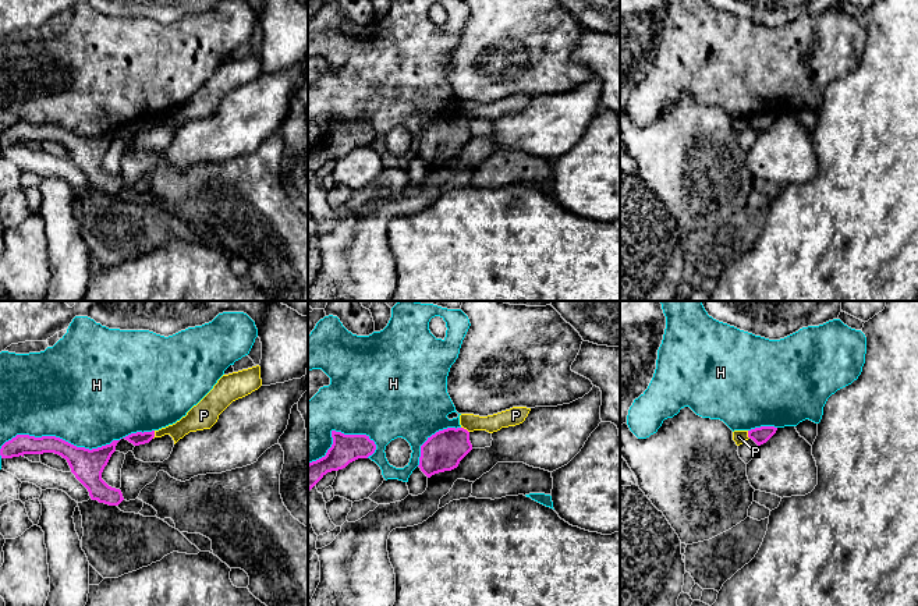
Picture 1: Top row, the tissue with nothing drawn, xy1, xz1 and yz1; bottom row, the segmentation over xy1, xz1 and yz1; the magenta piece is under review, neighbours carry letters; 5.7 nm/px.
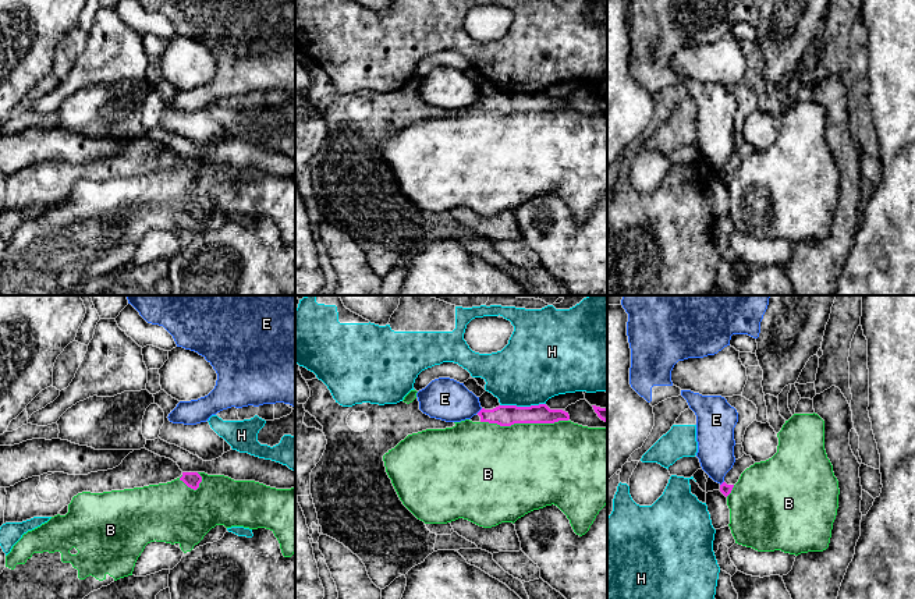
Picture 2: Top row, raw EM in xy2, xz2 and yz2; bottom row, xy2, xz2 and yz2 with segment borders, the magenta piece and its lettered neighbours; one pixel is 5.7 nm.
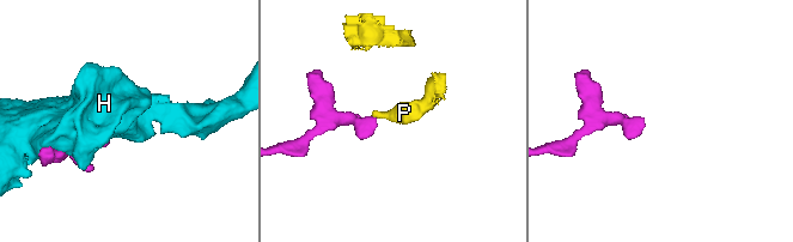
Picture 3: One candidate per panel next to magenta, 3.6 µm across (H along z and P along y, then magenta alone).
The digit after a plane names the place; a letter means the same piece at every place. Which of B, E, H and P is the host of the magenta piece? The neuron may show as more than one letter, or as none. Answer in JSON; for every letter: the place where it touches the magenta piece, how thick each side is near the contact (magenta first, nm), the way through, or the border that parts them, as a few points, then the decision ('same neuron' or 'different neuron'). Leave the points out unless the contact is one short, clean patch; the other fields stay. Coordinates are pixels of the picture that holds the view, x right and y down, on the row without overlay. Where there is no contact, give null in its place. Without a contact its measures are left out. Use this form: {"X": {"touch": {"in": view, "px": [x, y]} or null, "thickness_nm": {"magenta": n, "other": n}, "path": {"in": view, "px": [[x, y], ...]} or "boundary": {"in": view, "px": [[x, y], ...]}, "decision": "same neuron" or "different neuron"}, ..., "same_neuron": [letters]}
{"B": {"touch": {"in": "xz2", "px": [524, 110]}, "thickness_nm": {"magenta": 130, "other": 500}, "decision": "different neuron"}, "E": {"touch": {"in": "xz2", "px": [481, 98]}, "thickness_nm": {"magenta": 130, "other": 240}, "boundary": {"in": "xz2", "px": [[482, 96], [476, 100]]}, "decision": "different neuron"}, "H": {"touch": {"in": "xy1", "px": [75, 134]}, "thickness_nm": {"magenta": 180, "other": 480}, "decision": "different neuron"}, "P": {"touch": {"in": "xy1", "px": [153, 123]}, "thickness_nm": {"magenta": 70, "other": 120}, "boundary": {"in": "xy1", "px": [[155, 119], [152, 126]]}, "decision": "different neuron"}, "same_neuron": []}

